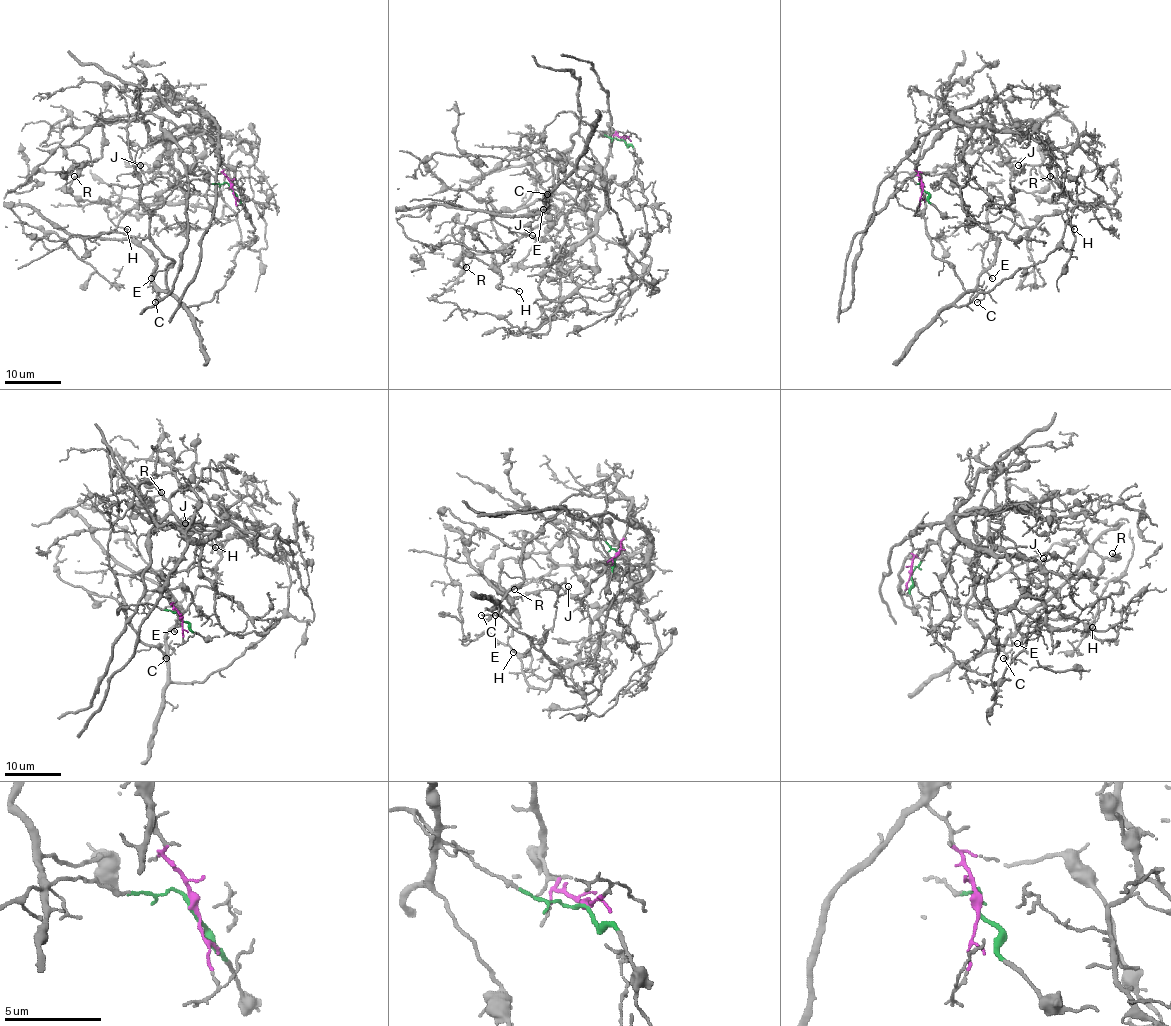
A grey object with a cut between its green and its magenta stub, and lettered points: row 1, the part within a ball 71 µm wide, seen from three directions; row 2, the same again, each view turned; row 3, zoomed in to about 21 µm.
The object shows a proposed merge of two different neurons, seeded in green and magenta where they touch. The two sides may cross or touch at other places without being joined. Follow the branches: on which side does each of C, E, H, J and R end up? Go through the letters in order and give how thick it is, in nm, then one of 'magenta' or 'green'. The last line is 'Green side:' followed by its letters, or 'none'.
C: 130 nm | green
E: 130 nm | green
H: 130 nm | green
J: 110 nm | magenta
R: 110 nm | green
Green side: C, E, H, R

